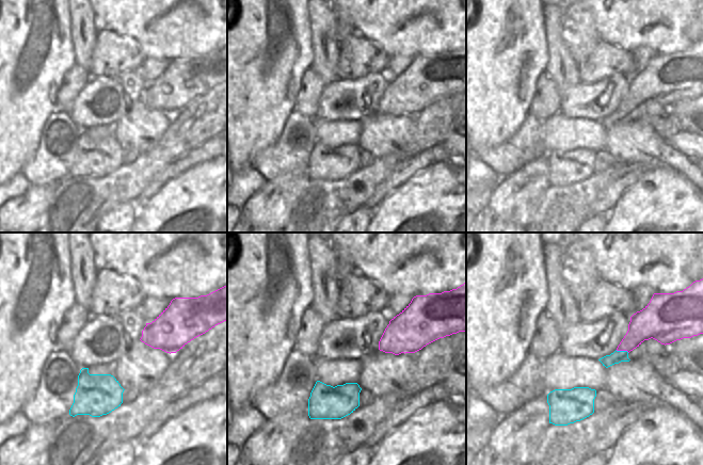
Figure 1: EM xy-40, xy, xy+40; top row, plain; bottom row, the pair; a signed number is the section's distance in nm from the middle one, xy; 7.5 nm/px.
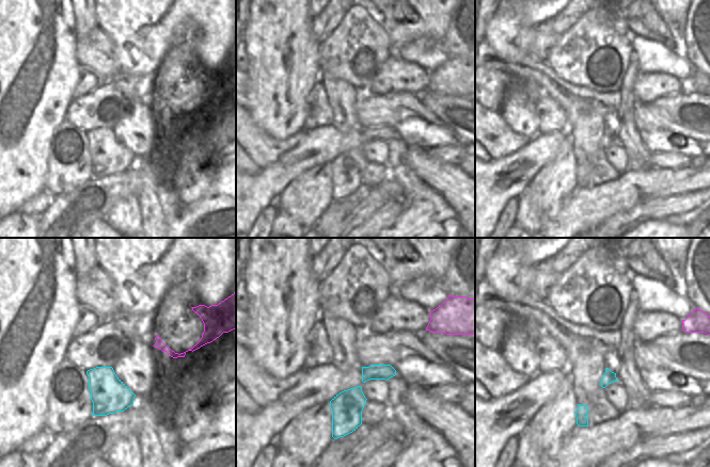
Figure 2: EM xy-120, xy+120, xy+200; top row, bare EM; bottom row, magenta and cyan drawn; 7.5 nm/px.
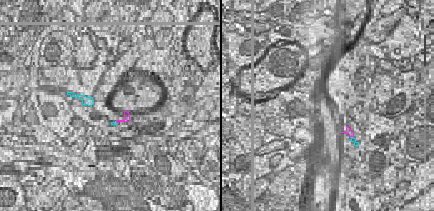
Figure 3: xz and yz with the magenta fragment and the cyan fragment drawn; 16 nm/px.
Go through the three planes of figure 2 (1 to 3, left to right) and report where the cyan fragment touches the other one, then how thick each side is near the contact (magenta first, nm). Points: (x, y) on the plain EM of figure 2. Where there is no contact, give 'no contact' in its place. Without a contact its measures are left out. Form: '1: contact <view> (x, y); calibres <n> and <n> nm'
1: no contact
2: no contact
3: no contact

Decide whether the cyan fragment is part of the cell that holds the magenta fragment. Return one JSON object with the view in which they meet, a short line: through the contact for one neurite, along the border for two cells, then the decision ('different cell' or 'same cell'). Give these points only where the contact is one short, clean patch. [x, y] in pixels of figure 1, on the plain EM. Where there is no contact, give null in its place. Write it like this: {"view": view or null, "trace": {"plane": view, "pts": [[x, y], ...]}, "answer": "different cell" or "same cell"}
{"view": "xy+40", "trace": {"plane": "xy+40", "pts": [[643, 86], [622, 111], [618, 117]]}, "answer": "same cell"}

